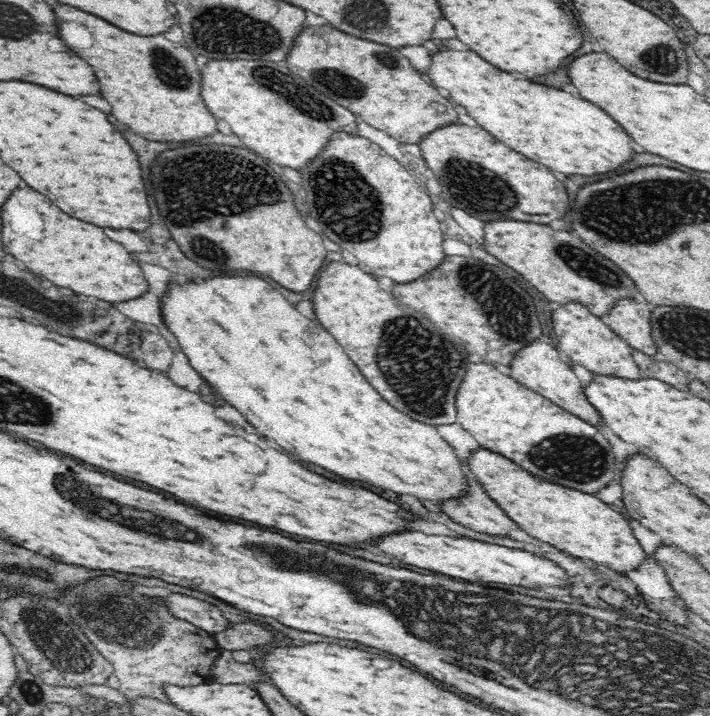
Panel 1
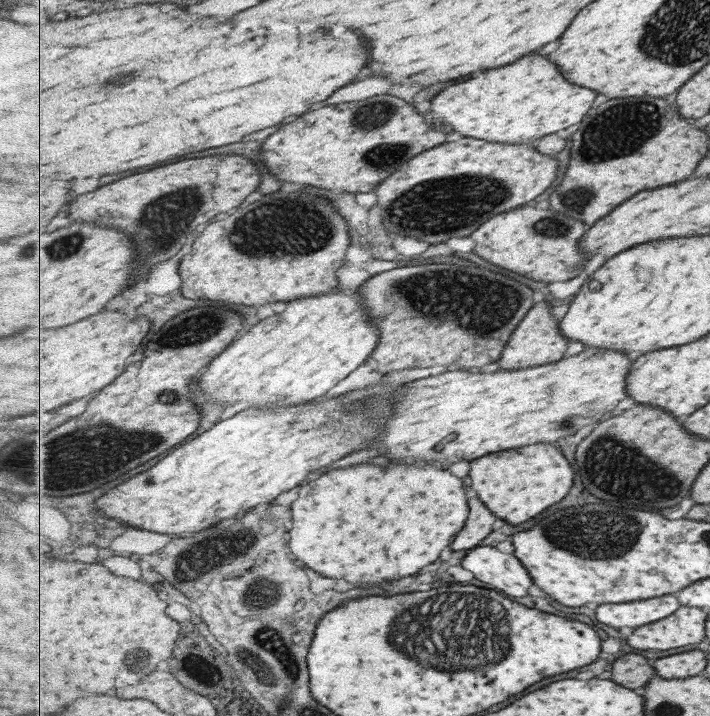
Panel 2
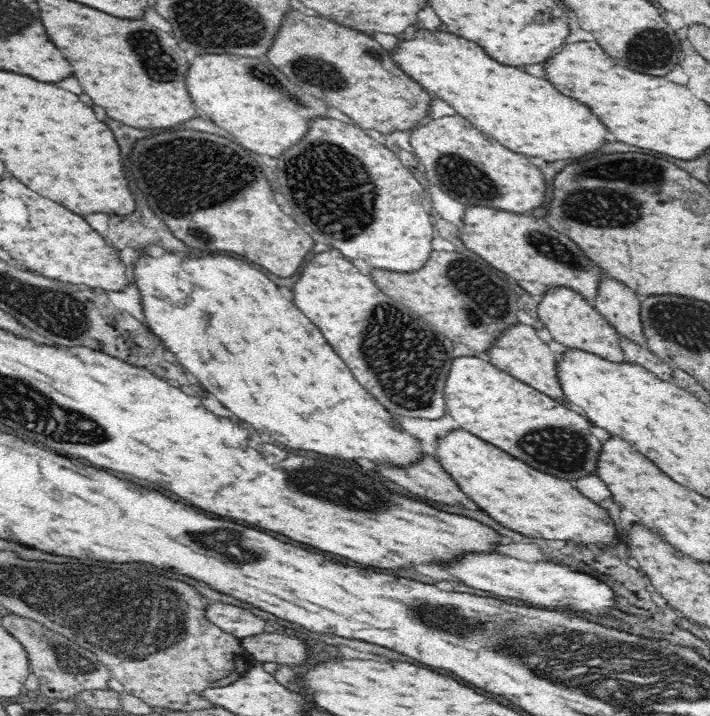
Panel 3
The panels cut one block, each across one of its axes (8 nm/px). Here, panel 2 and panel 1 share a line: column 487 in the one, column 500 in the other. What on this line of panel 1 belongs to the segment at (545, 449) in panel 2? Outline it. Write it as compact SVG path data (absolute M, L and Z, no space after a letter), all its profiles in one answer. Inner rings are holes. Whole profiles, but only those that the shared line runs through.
M478 449L466 461L484 489L488 489L488 495L508 513L508 517L515 520L524 532L547 542L560 554L568 553L584 561L590 560L624 575L653 560L634 537L630 521L596 496L550 484L508 458L486 449Z

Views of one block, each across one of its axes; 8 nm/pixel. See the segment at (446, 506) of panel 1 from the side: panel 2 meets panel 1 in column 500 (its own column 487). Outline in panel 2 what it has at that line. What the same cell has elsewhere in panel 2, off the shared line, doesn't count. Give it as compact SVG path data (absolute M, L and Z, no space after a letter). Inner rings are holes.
M472 493L468 505L471 508L471 514L463 530L452 542L451 549L453 551L464 550L469 552L479 547L481 542L493 532L493 524L497 522L497 517L474 493Z

